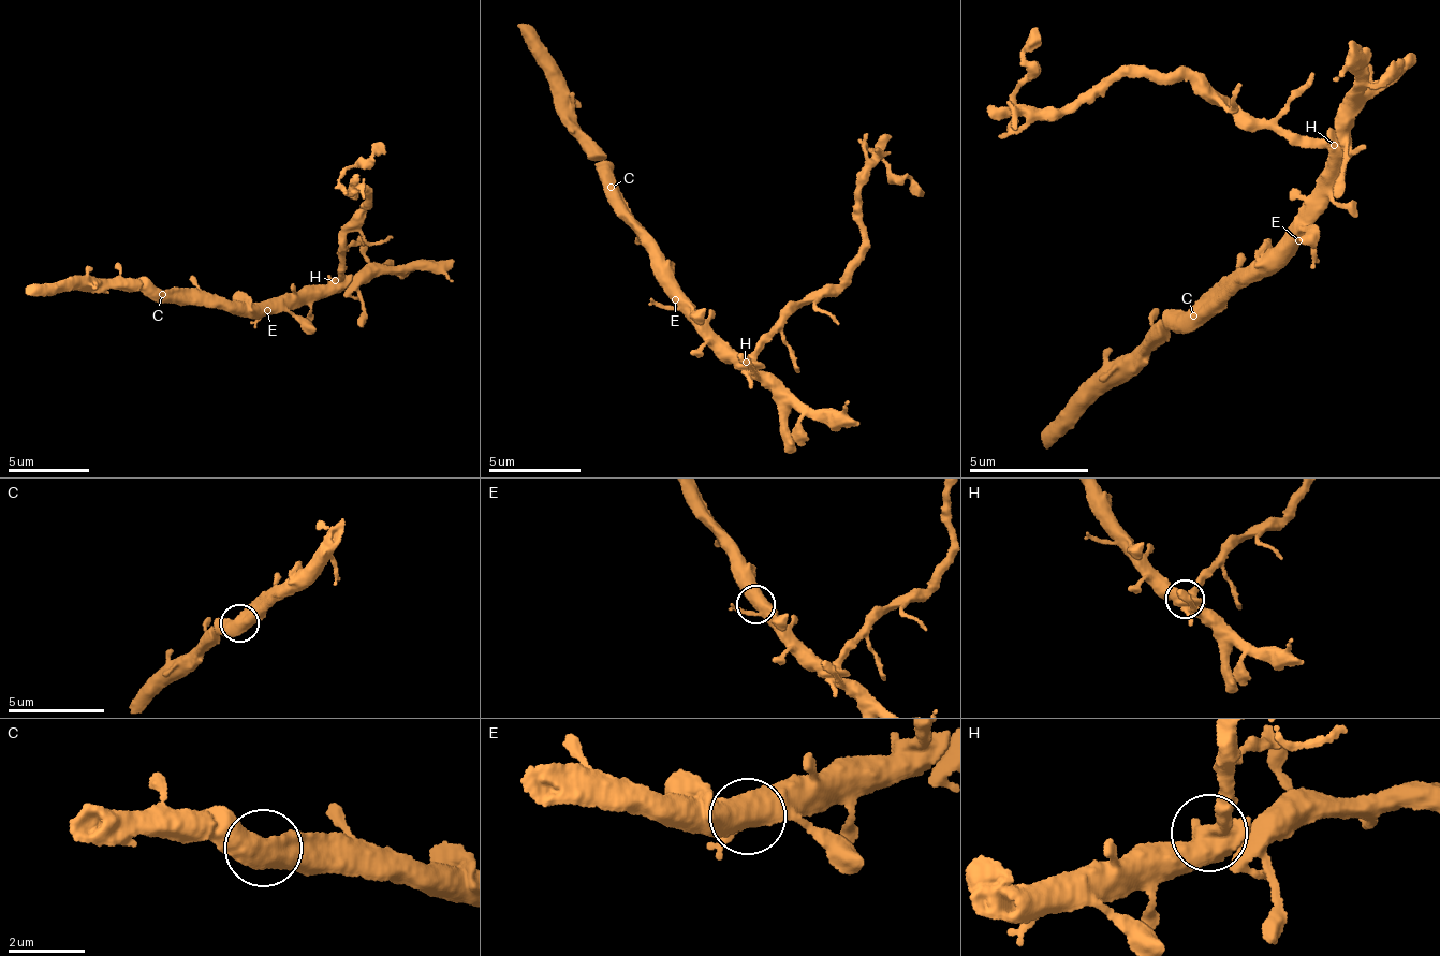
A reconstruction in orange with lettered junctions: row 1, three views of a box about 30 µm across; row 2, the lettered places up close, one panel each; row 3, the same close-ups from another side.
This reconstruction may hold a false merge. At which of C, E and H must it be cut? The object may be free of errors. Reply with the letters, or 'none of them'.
H

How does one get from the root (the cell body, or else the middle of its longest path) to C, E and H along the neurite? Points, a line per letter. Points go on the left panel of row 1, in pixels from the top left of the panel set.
C: (293, 296), (259, 305), (248, 299), (243, 303), (185, 292), (179, 289), (162, 294)
E: (293, 296), (267, 310)
H: (293, 296), (302, 299), (335, 281)

